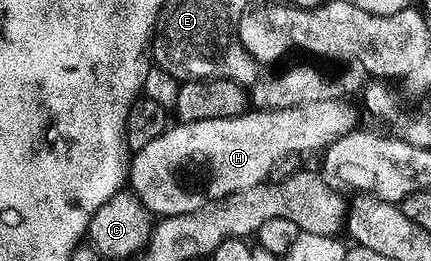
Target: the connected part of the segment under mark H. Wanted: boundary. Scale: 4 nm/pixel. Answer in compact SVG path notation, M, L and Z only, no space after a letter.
M343 100L306 103L305 106L286 107L285 110L260 110L253 108L226 119L202 119L173 124L158 139L131 154L126 169L126 185L136 200L149 214L157 218L186 215L204 201L222 199L231 193L246 191L269 180L271 169L286 156L304 155L327 148L342 135L353 132L352 113Z

